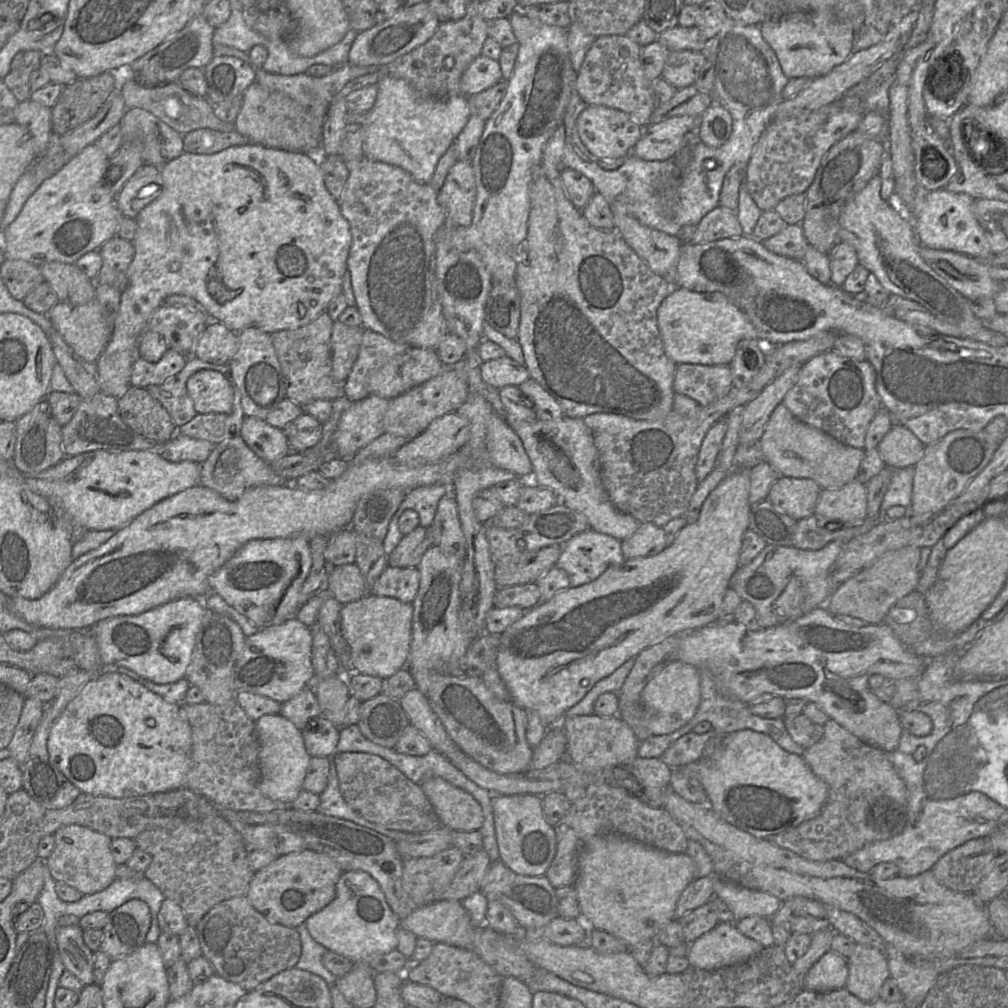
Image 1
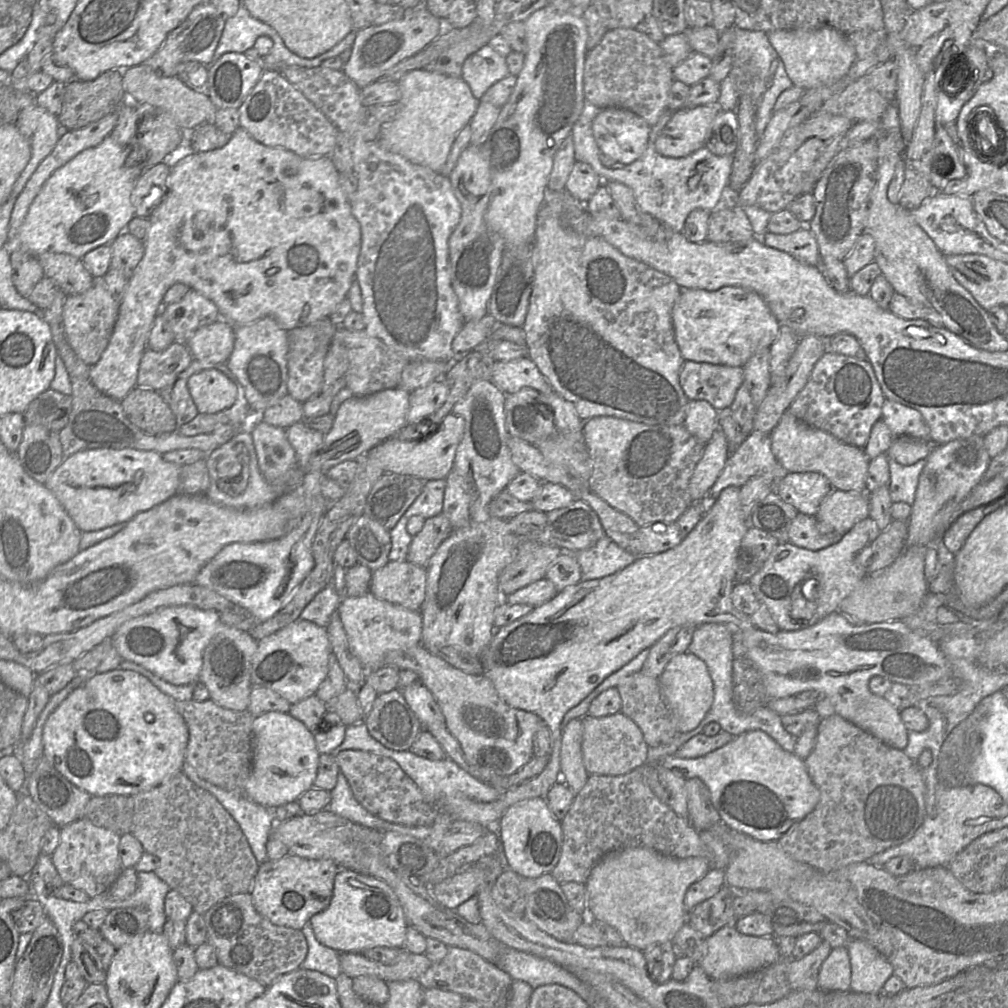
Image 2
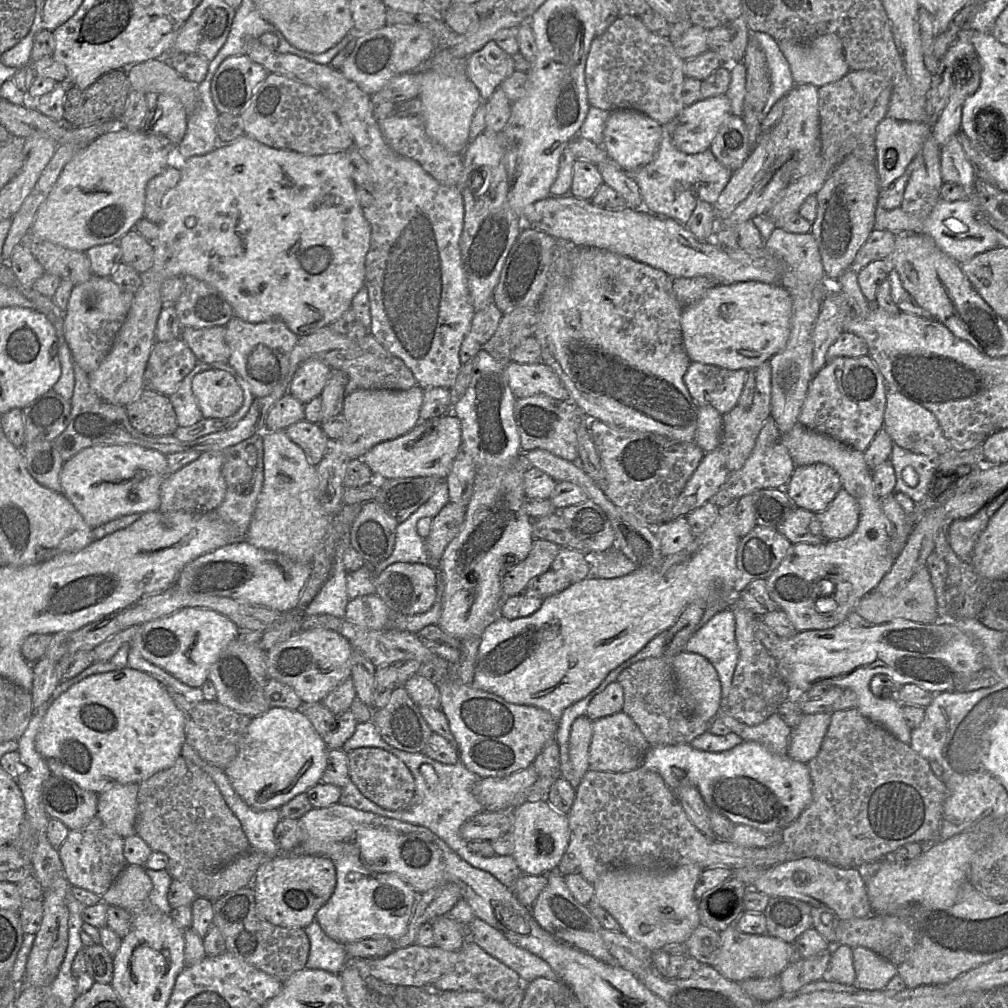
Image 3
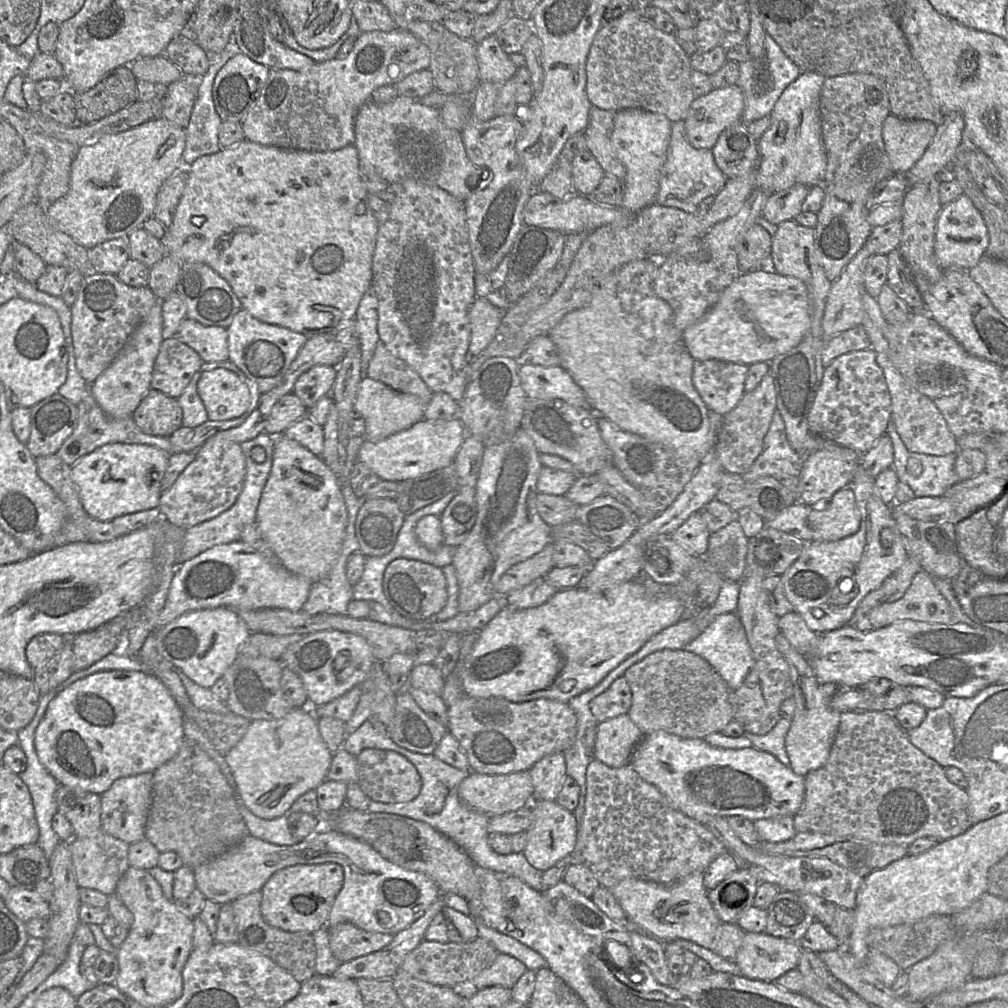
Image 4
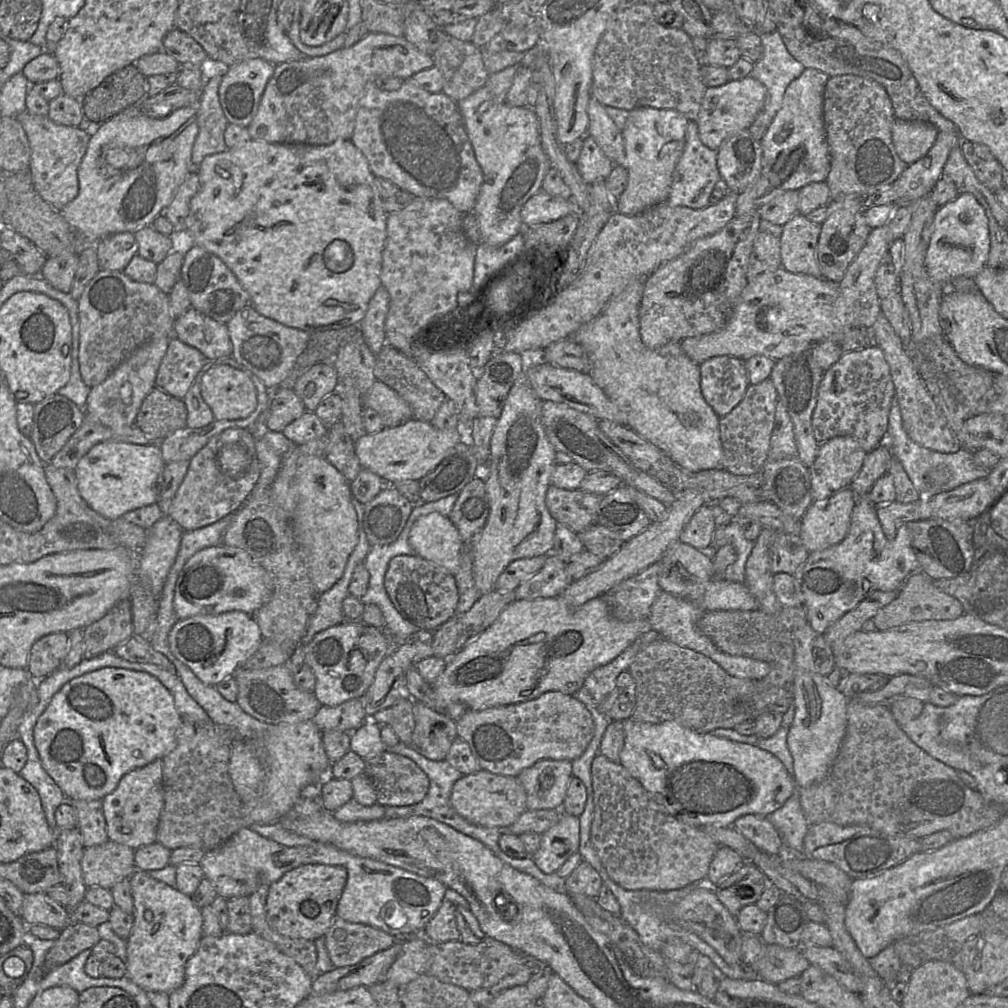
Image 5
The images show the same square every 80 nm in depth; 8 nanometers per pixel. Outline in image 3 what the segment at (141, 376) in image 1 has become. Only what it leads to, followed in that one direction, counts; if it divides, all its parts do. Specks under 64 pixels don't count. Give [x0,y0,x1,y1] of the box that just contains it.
[143,339,197,396]

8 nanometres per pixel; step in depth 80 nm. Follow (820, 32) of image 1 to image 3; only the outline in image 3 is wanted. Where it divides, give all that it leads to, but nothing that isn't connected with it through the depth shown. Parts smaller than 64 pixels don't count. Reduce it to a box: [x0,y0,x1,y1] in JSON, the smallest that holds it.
[778,33,852,88]

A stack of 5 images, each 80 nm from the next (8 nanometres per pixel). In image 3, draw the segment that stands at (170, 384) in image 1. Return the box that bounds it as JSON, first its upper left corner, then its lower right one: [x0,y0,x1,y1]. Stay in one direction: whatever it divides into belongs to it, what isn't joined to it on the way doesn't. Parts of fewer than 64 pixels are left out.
[168,360,240,426]

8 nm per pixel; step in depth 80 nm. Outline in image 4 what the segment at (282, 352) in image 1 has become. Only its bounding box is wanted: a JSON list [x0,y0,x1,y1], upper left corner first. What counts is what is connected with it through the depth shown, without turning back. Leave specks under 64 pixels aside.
[293,365,336,409]

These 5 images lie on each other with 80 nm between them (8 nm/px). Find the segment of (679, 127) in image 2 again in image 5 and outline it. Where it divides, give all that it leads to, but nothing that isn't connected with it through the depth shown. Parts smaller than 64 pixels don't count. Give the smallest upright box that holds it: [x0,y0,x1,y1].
[695,75,766,151]

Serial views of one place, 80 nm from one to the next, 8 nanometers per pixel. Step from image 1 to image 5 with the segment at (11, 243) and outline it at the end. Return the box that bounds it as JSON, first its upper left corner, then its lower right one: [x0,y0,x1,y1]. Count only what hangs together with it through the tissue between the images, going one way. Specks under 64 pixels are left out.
[59,105,199,244]

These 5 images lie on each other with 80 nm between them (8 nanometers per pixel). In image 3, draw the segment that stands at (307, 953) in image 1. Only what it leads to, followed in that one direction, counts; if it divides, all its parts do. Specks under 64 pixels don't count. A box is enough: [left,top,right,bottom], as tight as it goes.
[304,920,347,974]

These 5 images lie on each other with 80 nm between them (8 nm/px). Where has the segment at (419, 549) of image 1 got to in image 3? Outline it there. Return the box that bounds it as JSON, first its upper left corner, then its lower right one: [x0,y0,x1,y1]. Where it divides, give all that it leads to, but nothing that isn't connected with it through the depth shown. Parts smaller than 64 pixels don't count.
[424,502,467,566]

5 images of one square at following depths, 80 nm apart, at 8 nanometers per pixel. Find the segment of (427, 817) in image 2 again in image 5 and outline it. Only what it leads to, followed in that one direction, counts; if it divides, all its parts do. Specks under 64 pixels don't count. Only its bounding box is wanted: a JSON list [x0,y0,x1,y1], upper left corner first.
[364,752,429,806]

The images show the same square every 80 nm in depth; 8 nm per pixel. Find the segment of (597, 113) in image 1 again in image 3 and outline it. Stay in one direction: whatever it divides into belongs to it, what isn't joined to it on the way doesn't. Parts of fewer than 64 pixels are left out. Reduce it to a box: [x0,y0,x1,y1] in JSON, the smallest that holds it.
[602,110,662,171]

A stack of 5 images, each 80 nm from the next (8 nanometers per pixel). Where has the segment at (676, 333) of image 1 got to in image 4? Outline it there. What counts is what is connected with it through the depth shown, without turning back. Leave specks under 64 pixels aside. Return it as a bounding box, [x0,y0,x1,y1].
[683,267,810,367]

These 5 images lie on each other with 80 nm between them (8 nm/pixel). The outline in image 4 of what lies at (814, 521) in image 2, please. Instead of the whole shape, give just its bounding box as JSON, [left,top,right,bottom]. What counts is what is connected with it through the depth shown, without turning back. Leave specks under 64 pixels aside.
[765,503,813,543]

